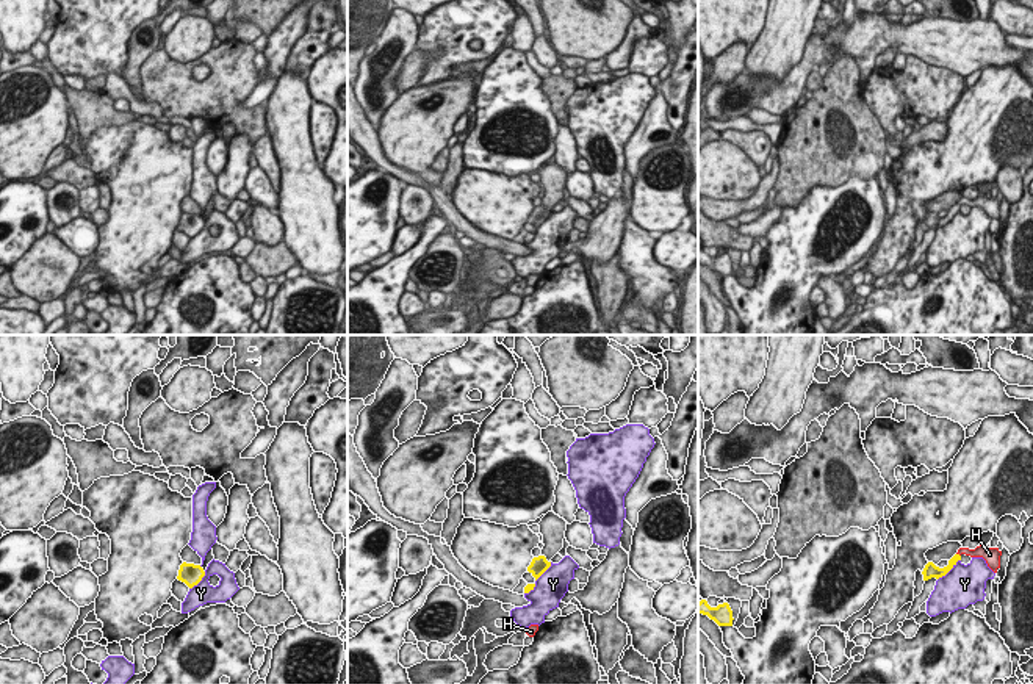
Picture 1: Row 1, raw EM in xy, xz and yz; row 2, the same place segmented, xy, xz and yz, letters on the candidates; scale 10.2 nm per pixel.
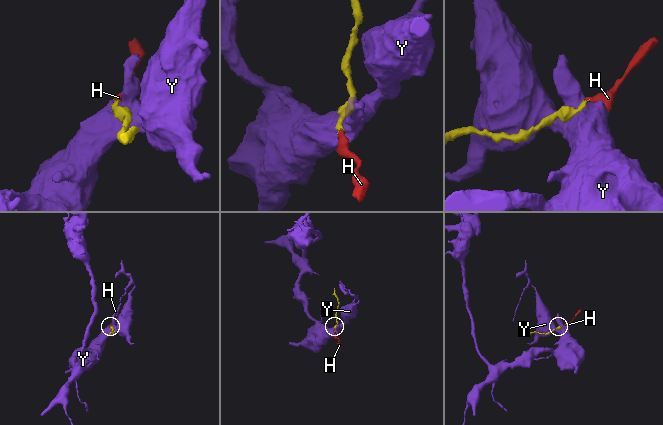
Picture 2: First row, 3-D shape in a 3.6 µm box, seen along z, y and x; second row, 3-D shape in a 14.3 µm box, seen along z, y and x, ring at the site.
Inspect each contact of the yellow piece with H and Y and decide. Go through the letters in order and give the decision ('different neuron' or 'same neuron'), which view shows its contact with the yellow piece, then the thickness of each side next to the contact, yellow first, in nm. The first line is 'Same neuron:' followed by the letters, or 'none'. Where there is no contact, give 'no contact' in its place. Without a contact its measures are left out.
Same neuron: H
H: same neuron; contact in yz; calibres 100 and 130 nm
Y: different neuron; contact in yz; calibres 140 and 420 nm

